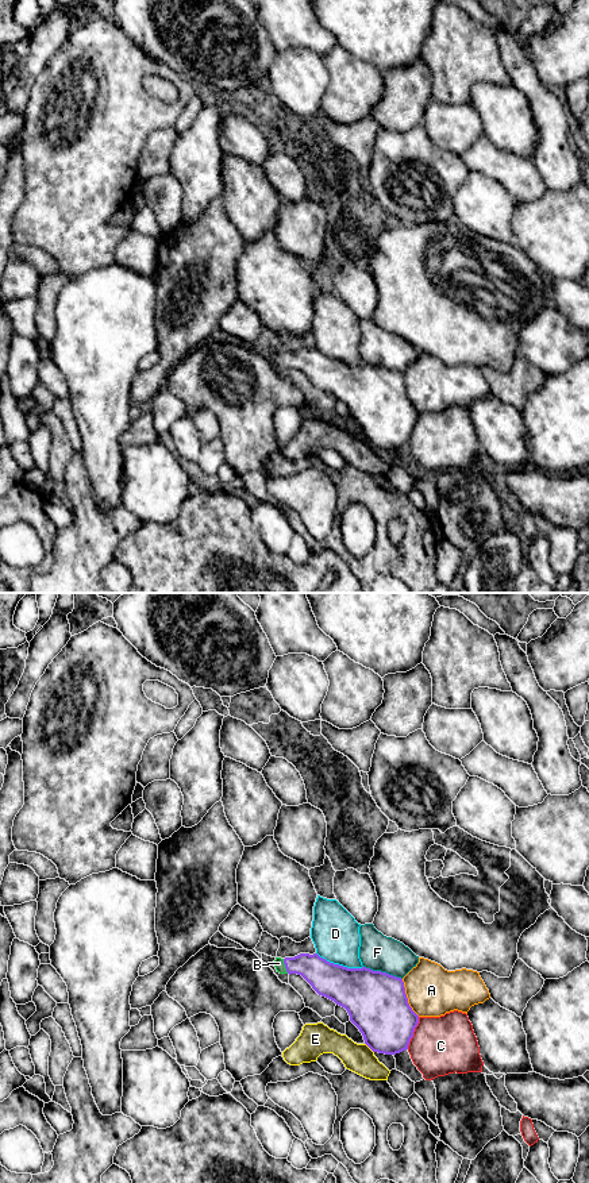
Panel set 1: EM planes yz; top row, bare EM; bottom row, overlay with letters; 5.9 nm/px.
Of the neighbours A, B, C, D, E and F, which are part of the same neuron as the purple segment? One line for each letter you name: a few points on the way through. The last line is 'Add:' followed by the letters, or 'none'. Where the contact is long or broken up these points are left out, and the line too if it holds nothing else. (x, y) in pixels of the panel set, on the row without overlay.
B: across yz (324, 372), (308, 361), (285, 361), (278, 358)
Add: B

